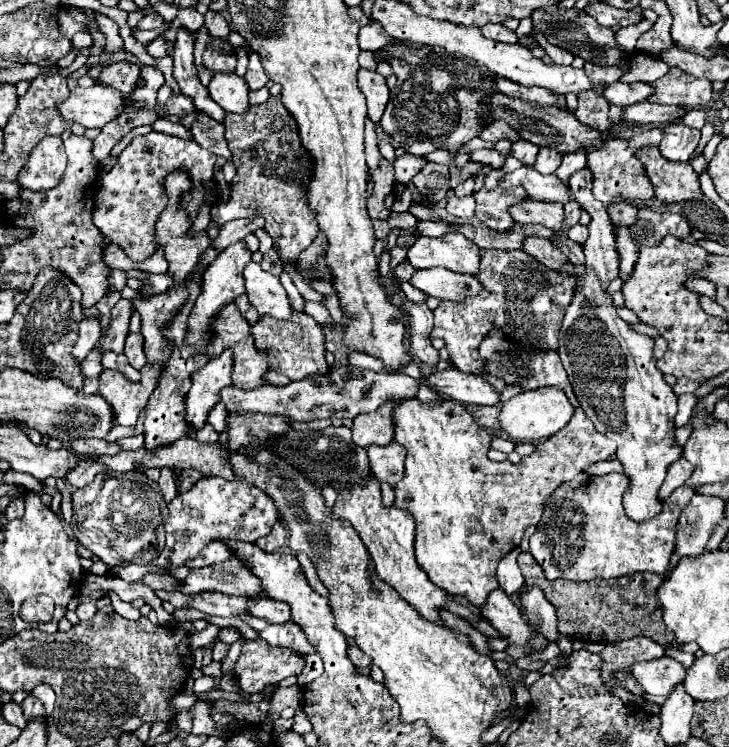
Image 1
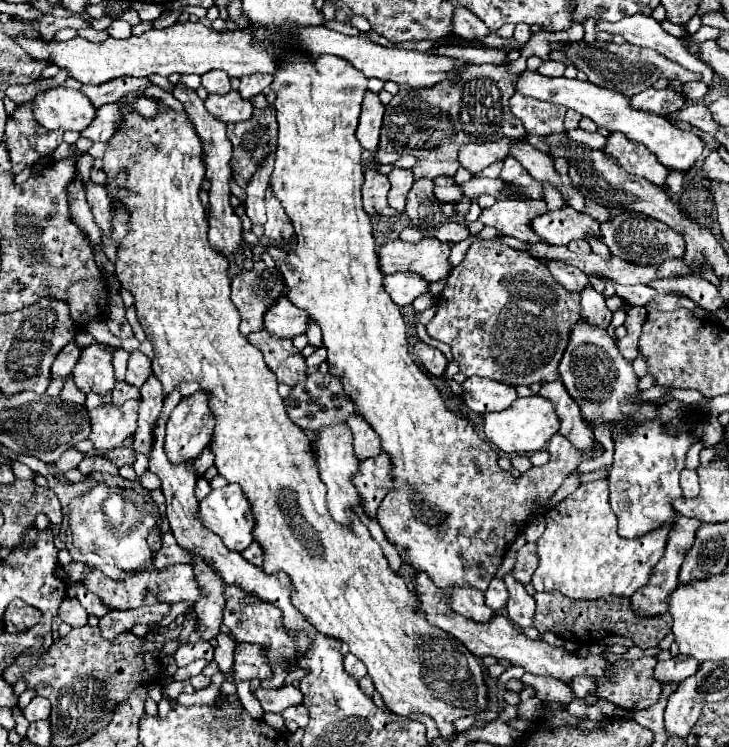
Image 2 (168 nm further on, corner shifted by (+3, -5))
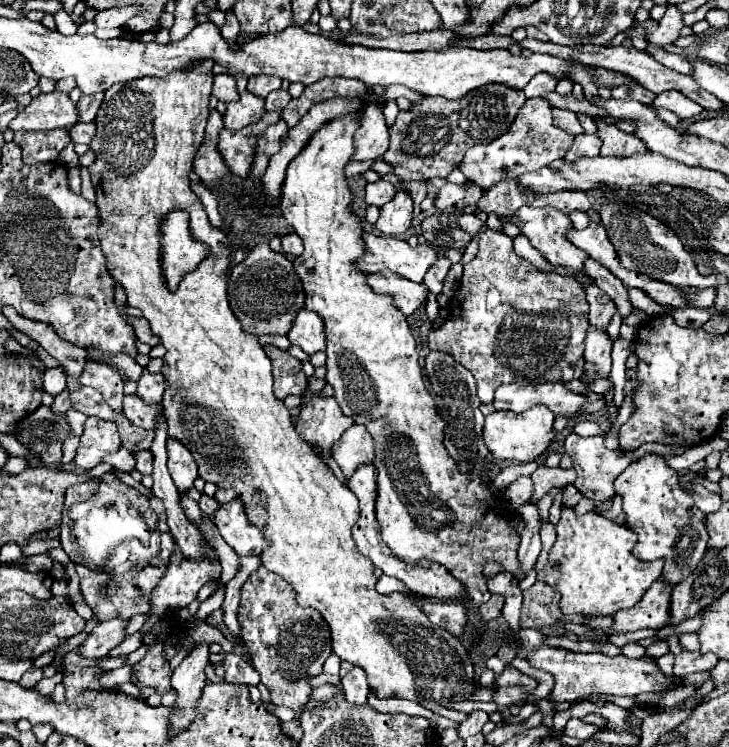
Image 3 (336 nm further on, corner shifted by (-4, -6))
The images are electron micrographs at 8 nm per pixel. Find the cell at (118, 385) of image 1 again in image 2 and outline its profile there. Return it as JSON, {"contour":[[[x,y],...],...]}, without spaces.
{"contour":[[[88,393],[86,409],[92,421],[90,441],[94,443],[96,451],[106,453],[114,447],[120,447],[128,437],[136,433],[140,403],[142,403],[140,399],[132,399],[126,401],[124,405],[114,405],[114,403],[104,405],[98,393]]]}

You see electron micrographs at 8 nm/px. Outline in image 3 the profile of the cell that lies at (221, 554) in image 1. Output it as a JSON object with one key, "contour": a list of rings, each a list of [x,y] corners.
{"contour":[[[169,532],[161,534],[161,554],[159,554],[159,558],[161,558],[161,562],[163,562],[163,564],[169,560],[169,556],[171,556],[171,550],[173,550],[173,548],[175,548],[175,540],[173,540],[173,536],[171,536]]]}

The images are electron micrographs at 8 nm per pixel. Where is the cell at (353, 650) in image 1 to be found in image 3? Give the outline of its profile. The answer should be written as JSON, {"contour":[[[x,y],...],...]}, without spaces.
{"contour":[[[355,666],[345,678],[343,678],[343,692],[345,700],[349,704],[365,704],[369,696],[369,686],[367,686],[367,676],[359,666]]]}

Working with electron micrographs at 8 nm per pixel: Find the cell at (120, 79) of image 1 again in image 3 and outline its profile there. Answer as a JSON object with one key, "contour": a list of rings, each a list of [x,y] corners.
{"contour":[[[93,94],[91,98],[81,98],[77,102],[79,122],[93,122],[95,114],[97,114],[97,110],[101,106],[101,100],[103,100],[103,94]]]}

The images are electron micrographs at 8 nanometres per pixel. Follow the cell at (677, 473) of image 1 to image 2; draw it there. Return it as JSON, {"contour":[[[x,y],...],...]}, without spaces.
{"contour":[[[684,469],[684,473],[680,475],[680,487],[684,497],[696,497],[698,489],[698,475],[694,469]]]}

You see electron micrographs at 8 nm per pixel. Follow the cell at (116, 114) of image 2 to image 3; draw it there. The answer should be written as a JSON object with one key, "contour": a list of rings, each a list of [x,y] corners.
{"contour":[[[79,122],[77,126],[73,126],[71,128],[71,142],[85,142],[85,144],[89,144],[91,142],[91,138],[95,136],[95,124],[93,122],[89,122],[89,124],[83,124],[83,122]]]}

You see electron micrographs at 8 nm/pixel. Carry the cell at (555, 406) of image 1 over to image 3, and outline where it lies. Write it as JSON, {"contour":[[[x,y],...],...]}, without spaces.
{"contour":[[[535,406],[523,414],[507,414],[507,412],[493,412],[485,416],[483,426],[483,442],[497,460],[509,462],[533,462],[537,460],[547,446],[553,442],[553,420],[555,416],[545,406]]]}

